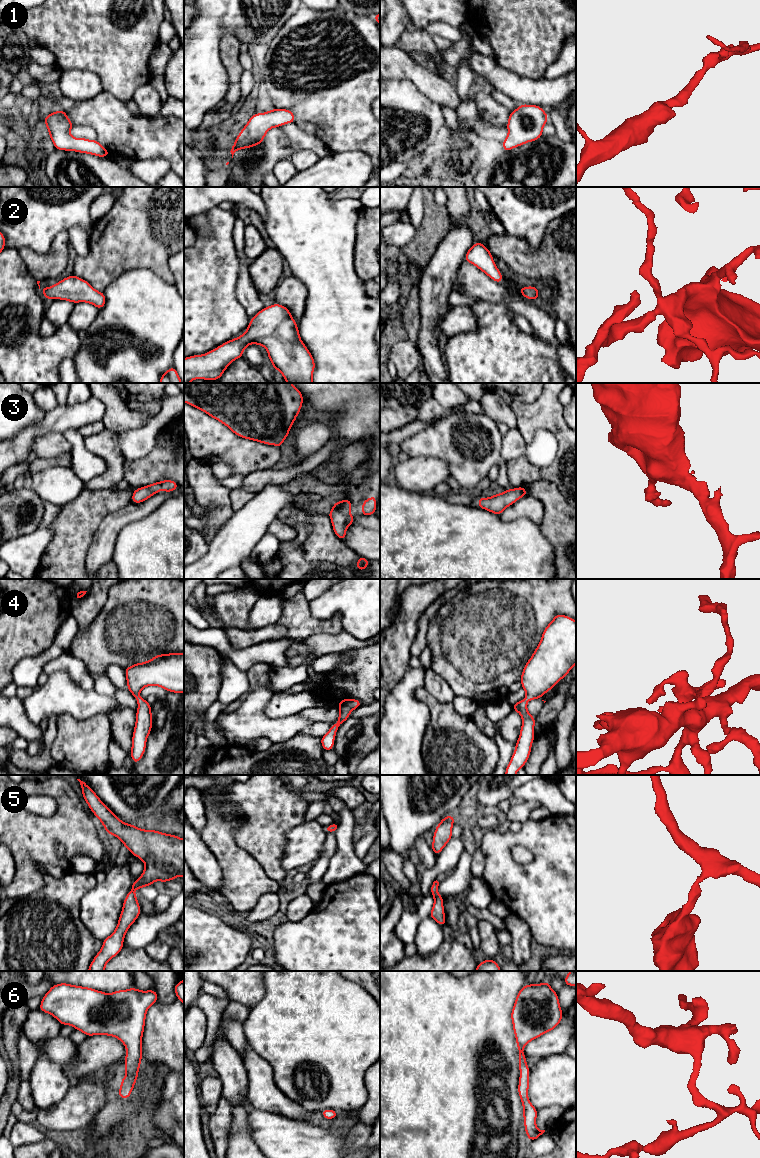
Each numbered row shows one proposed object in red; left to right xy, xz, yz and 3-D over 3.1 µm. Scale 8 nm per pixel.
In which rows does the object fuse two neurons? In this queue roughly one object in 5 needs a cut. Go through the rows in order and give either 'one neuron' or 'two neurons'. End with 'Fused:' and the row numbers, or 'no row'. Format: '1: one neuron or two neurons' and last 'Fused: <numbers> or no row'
1: one neuron
2: one neuron
3: one neuron
4: one neuron
5: one neuron
6: one neuron
Fused: no row

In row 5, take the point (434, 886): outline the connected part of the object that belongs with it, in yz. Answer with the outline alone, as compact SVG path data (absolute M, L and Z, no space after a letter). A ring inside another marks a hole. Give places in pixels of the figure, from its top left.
M436 880L430 887L431 894L434 898L434 905L429 916L433 918L441 927L443 927L446 924L444 915L445 910L443 907L443 896L441 896L437 891L438 886L439 882Z

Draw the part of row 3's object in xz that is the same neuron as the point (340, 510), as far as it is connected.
M346 498L341 502L334 502L332 510L328 512L334 533L344 541L346 537L346 529L354 522L356 517L350 514L350 509L352 507L351 501Z

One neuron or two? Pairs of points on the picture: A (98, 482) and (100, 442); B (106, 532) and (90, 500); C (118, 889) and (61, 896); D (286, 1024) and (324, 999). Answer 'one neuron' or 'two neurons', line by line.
A: one neuron
B: two neurons
C: two neurons
D: one neuron

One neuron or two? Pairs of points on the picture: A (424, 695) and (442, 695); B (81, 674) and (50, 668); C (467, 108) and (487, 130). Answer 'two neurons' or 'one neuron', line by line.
A: two neurons
B: one neuron
C: one neuron

